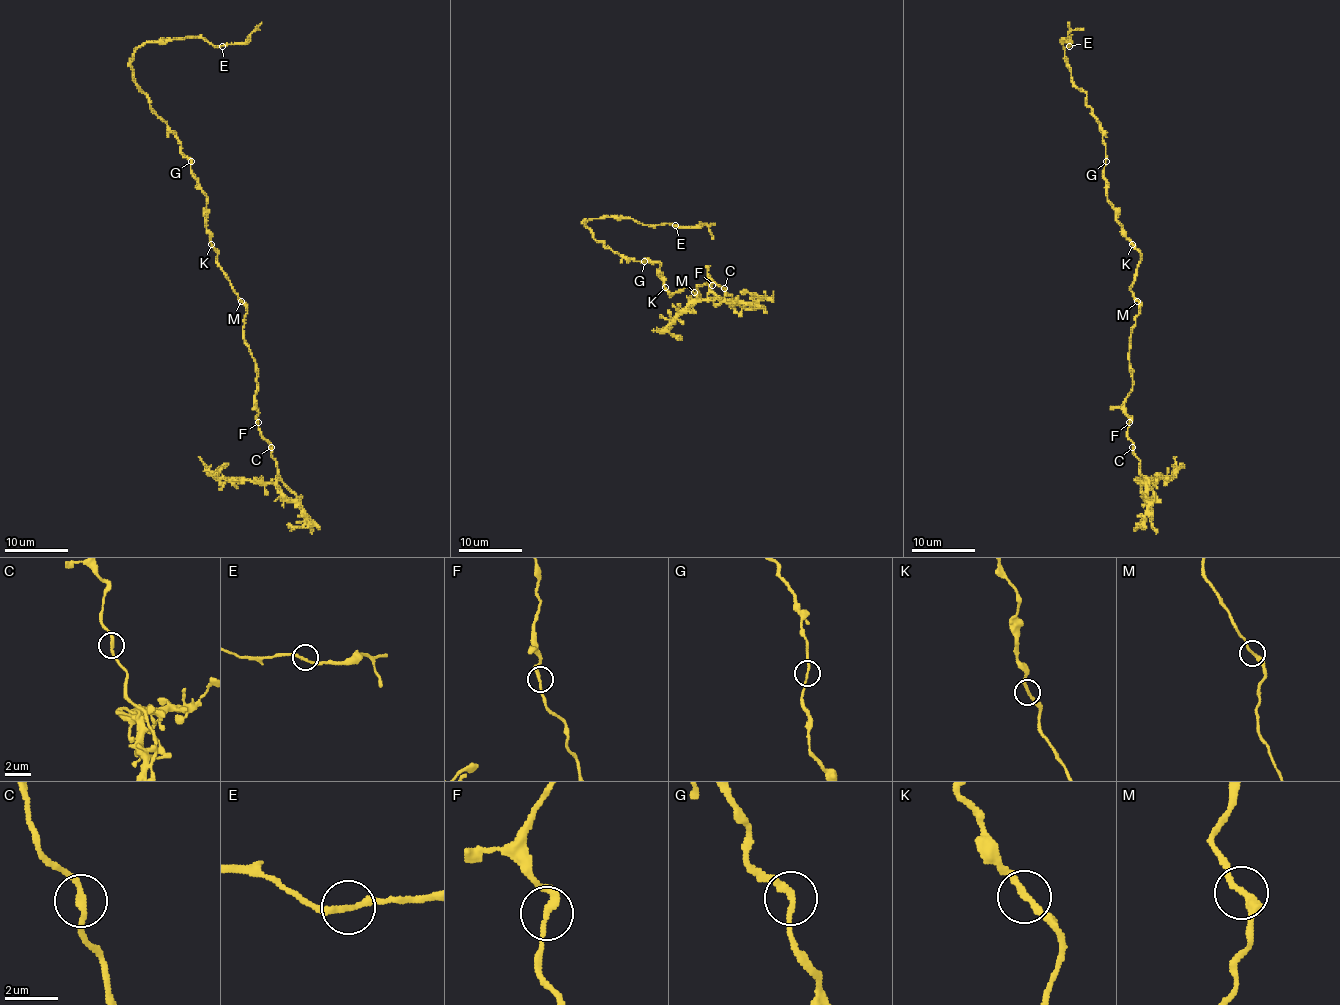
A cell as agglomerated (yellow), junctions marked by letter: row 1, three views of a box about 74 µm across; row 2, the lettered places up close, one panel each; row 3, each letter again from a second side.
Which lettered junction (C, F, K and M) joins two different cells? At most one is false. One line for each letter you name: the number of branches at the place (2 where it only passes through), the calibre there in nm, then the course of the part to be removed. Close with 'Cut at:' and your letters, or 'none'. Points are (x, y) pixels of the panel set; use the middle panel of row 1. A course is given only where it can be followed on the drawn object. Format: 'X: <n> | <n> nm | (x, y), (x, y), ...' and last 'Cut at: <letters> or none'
Cut at: none

